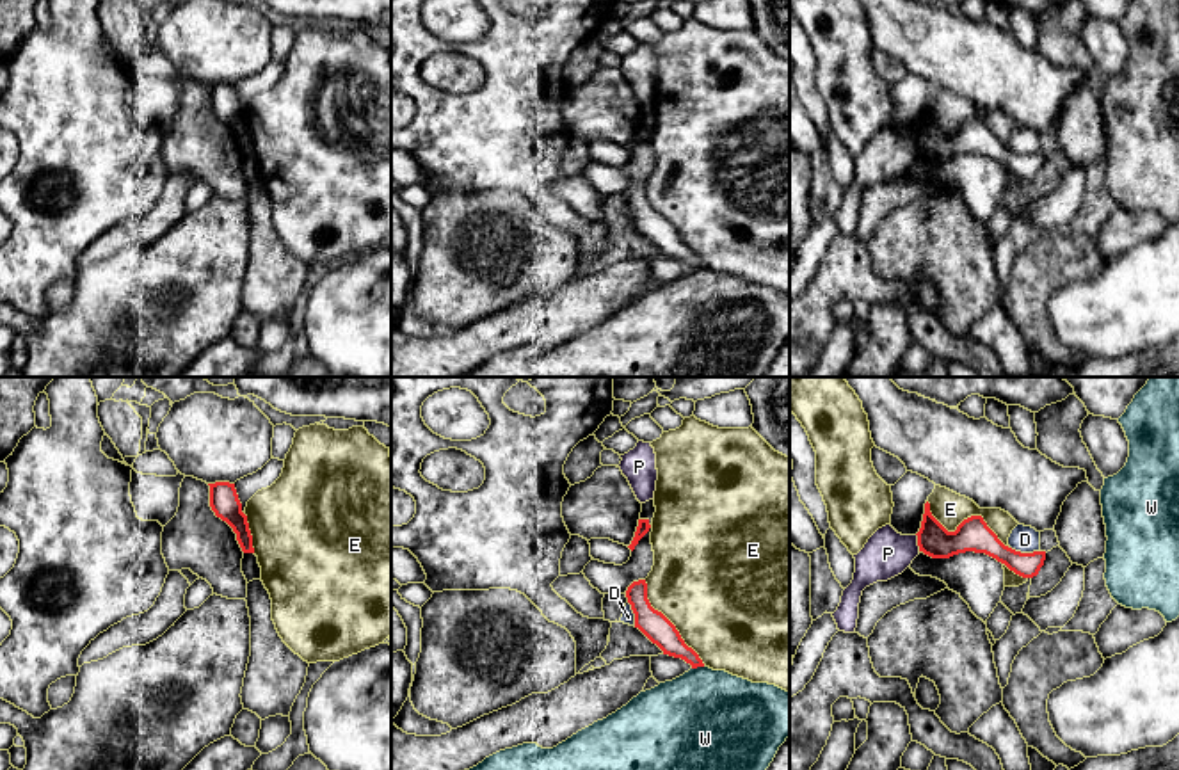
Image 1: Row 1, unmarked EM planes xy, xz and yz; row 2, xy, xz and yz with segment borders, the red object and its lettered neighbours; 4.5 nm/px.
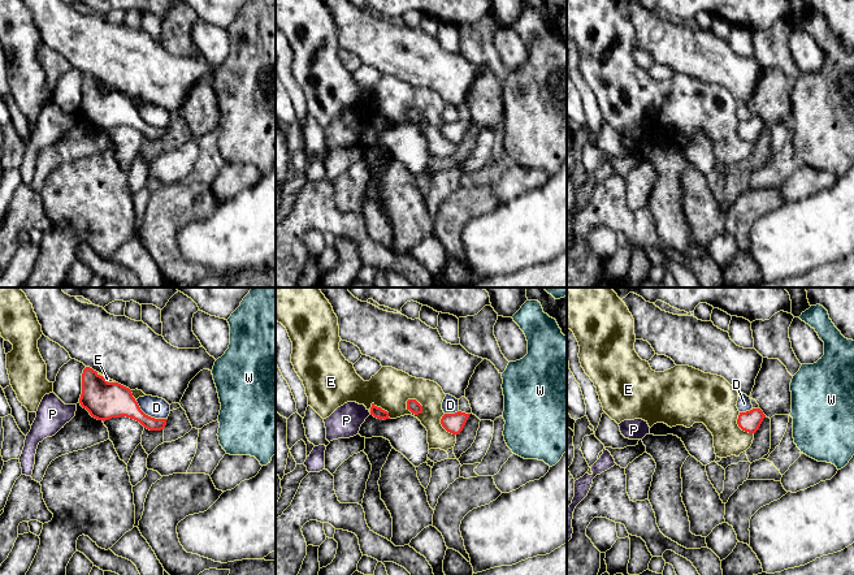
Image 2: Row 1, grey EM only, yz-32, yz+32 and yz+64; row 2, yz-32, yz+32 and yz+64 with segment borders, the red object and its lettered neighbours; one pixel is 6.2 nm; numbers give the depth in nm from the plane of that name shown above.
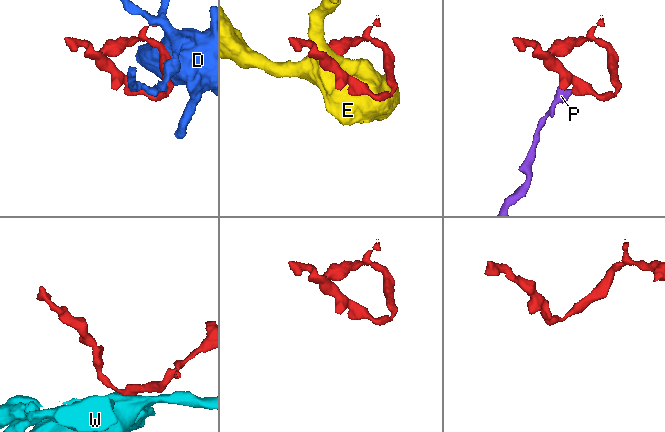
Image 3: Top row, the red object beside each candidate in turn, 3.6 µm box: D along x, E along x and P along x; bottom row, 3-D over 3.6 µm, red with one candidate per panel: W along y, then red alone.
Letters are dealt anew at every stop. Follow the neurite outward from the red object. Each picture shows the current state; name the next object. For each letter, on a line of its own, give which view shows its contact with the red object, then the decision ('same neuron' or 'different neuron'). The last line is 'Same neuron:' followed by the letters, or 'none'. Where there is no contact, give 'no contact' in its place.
D: yz | different neuron
E: yz | different neuron
P: yz | different neuron
W: xz | different neuron
Same neuron: none

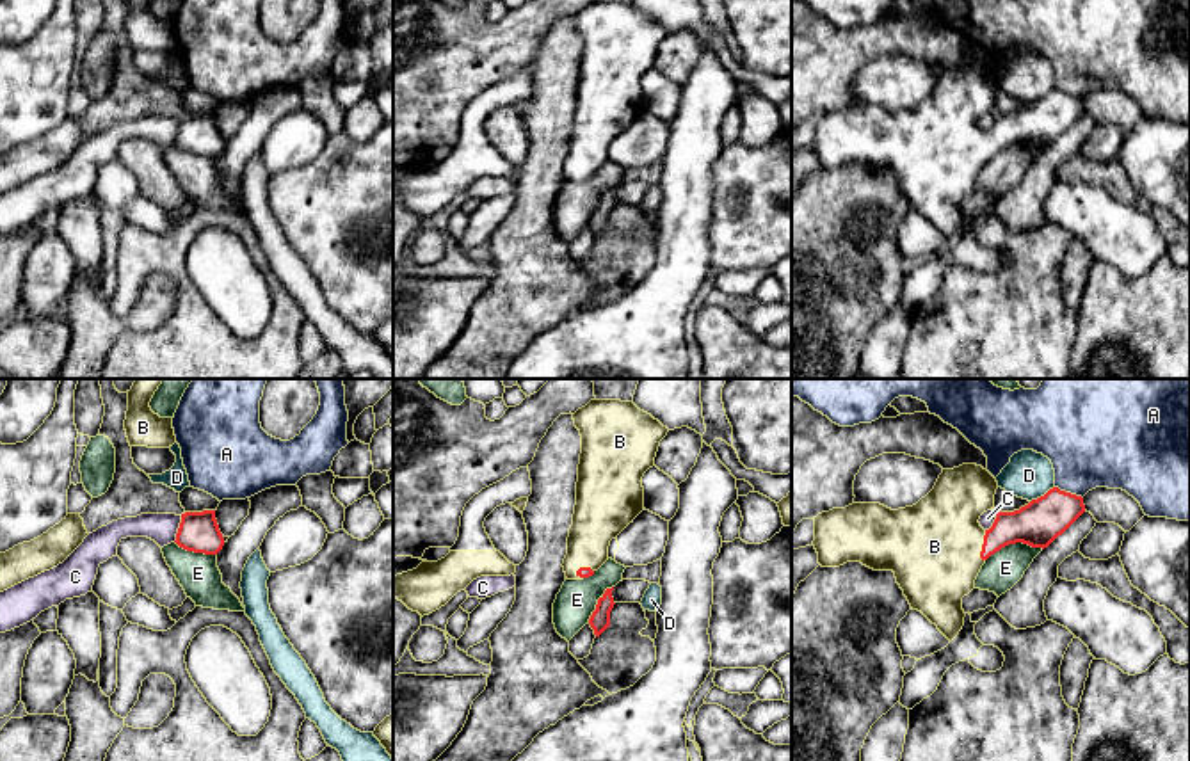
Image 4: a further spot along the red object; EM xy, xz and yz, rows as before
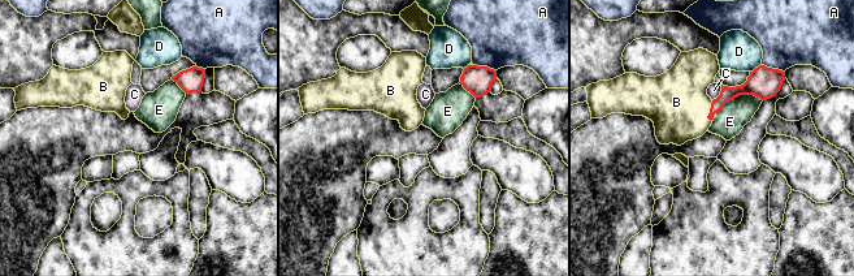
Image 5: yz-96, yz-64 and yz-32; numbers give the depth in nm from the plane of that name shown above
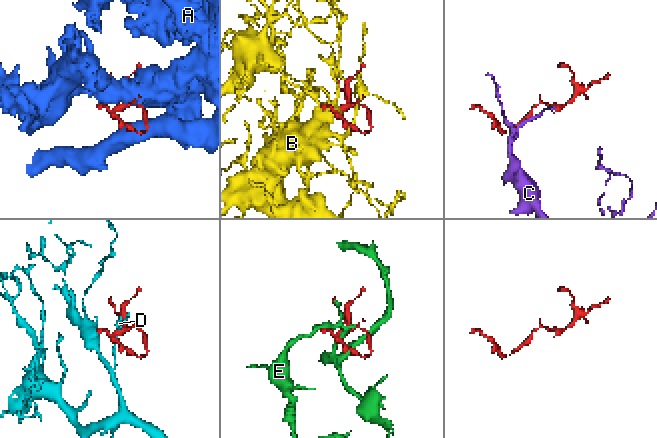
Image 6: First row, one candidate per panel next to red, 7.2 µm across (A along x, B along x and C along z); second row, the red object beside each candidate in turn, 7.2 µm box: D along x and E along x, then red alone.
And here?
A: yz | different neuron
B: yz | same neuron
C: xy | different neuron
D: yz | different neuron
E: yz | different neuron
Same neuron: B

